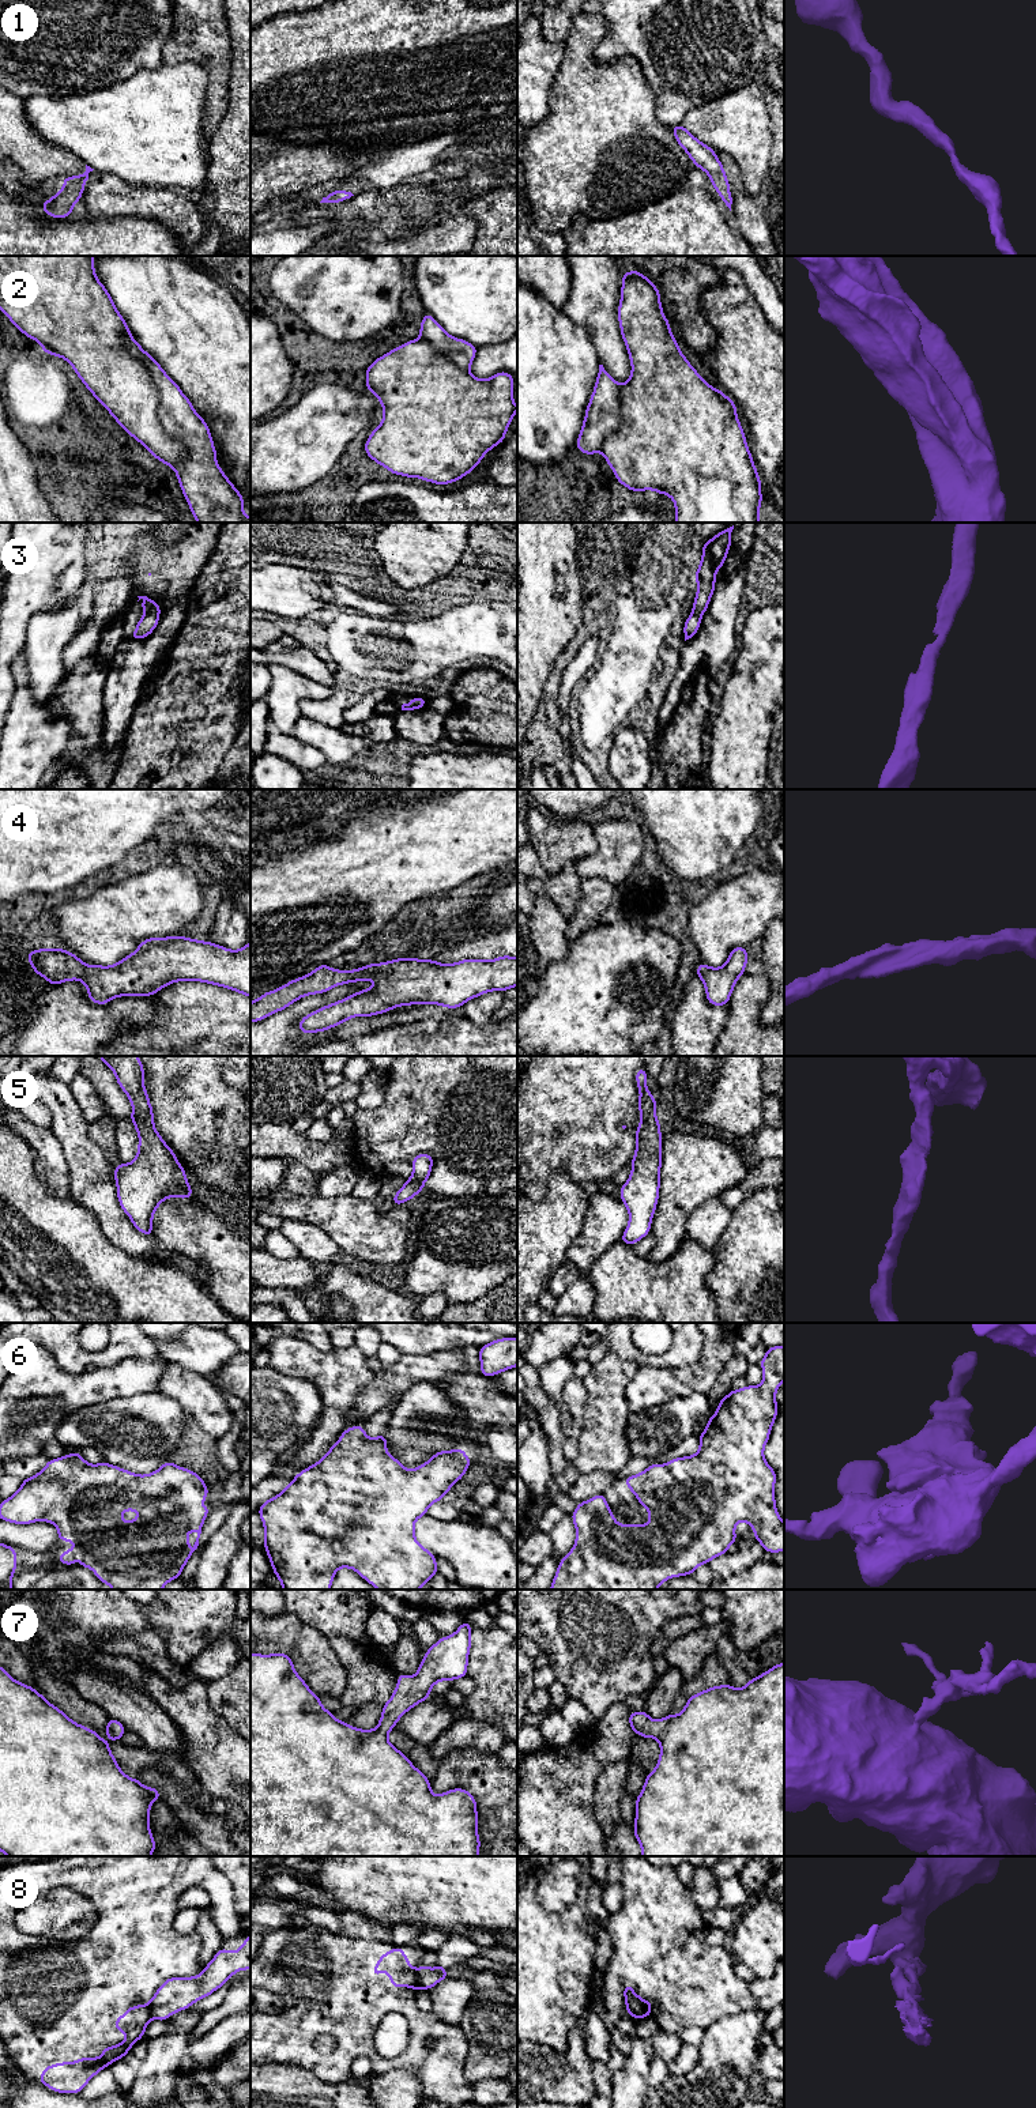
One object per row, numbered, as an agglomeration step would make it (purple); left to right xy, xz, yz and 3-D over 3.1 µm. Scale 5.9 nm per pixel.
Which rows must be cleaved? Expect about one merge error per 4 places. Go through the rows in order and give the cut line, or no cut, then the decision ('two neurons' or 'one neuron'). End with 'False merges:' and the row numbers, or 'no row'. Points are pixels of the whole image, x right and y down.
1: cut none; one neuron
2: cut xy (131, 338), (159, 423), (184, 447), (174, 468); two neurons
3: cut none; one neuron
4: cut none; one neuron
5: cut none; one neuron
6: cut none; one neuron
7: cut none; one neuron
8: cut xz (415, 1969), (419, 1987); two neurons
False merges: 2, 8

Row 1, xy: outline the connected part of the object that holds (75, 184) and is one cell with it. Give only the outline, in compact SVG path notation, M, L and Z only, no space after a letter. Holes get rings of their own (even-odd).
M86 165L86 171L82 176L65 177L63 181L64 188L57 191L52 199L42 203L42 211L53 219L72 215L72 208L80 200L88 173L93 170Z

